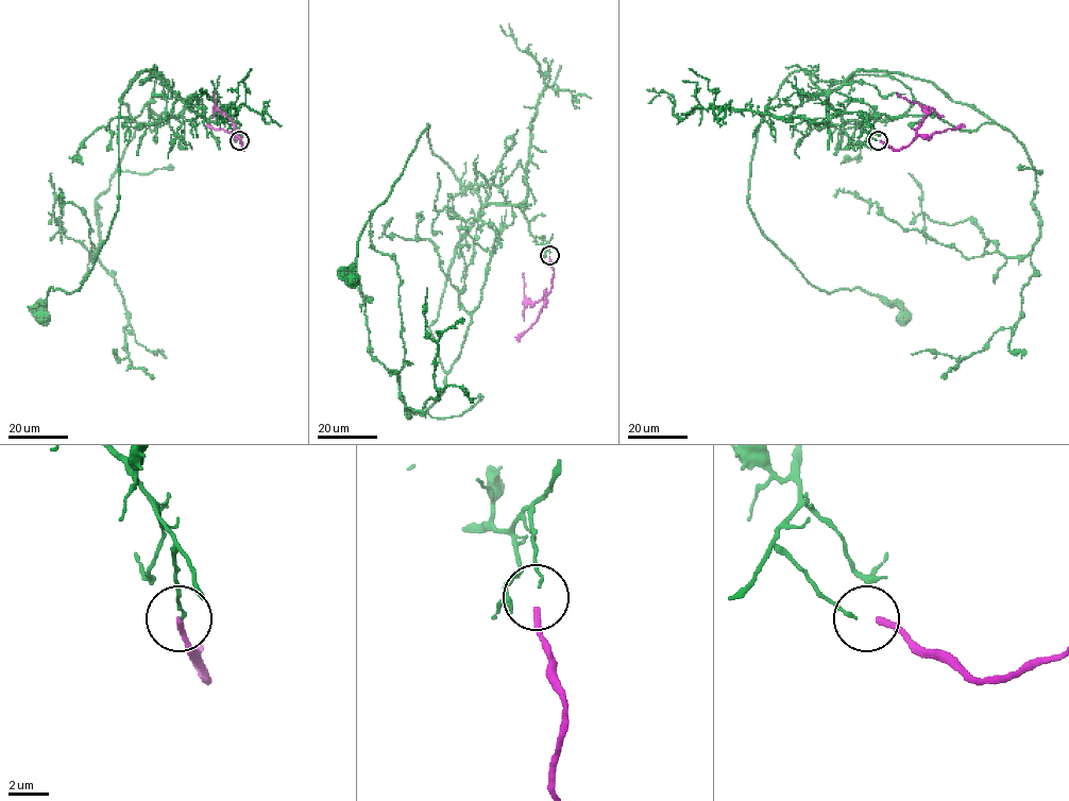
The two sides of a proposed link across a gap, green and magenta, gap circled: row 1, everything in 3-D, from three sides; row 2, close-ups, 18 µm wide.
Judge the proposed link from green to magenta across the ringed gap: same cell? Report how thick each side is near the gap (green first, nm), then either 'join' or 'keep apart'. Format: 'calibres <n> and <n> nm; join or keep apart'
calibres 140 and 340 nm; keep apart

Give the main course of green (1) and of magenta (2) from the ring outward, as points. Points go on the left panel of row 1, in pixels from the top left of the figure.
1: (240, 140), (227, 114), (200, 117), (143, 70), (120, 105), (105, 242), (78, 290), (47, 290), (45, 318)
2: (239, 140), (235, 125), (215, 107), (213, 92)

